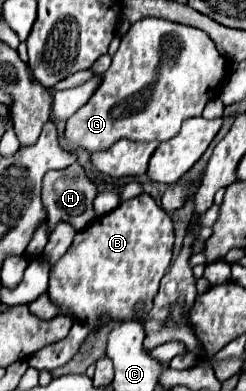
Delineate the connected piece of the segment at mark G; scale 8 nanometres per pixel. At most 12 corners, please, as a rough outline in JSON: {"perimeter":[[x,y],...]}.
{"perimeter":[[136,21],[66,123],[88,153],[166,141],[228,73],[212,39]]}

